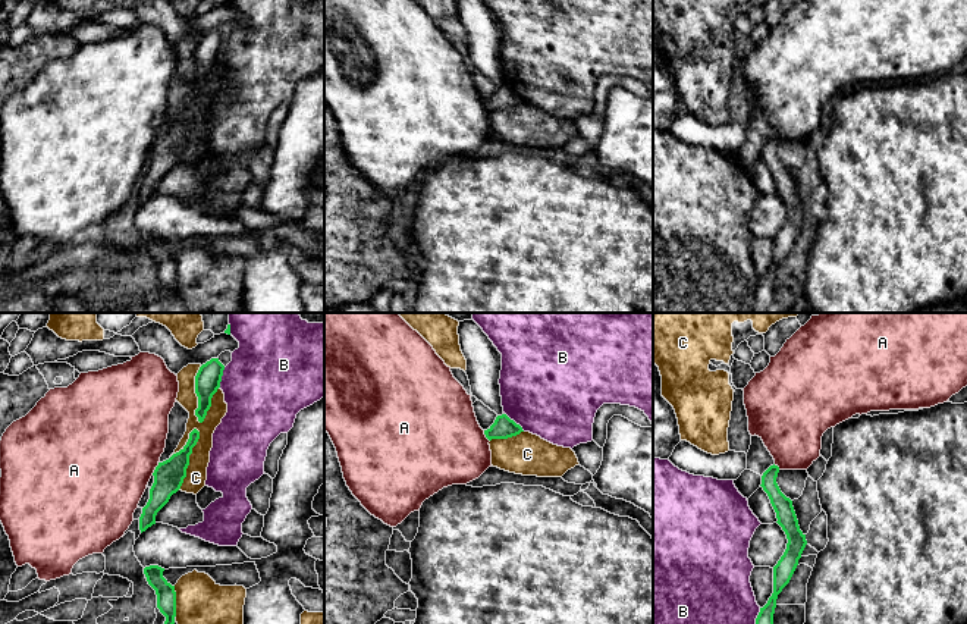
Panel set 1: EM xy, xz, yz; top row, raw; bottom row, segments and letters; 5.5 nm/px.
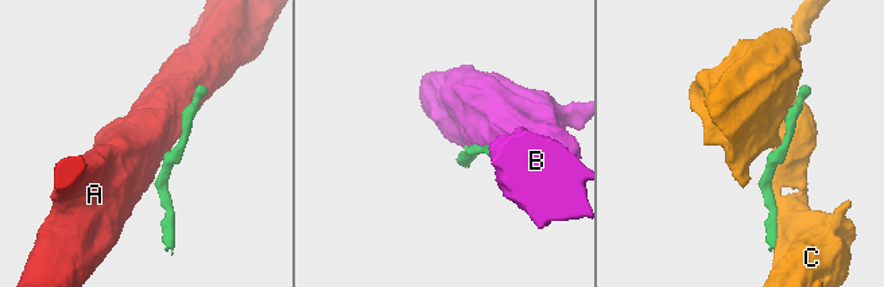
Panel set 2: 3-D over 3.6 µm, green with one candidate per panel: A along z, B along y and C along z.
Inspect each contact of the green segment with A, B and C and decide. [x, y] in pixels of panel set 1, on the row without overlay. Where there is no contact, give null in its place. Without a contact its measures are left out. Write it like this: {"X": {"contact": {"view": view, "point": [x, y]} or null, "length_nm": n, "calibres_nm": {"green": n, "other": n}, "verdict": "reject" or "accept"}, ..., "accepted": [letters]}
{"A": {"contact": {"view": "xy", "point": [156, 140]}, "length_nm": 80, "calibres_nm": {"green": 160, "other": 480}, "verdict": "reject"}, "B": {"contact": {"view": "xz", "point": [514, 93]}, "length_nm": 150, "calibres_nm": {"green": 120, "other": 480}, "verdict": "reject"}, "C": {"contact": {"view": "xy", "point": [188, 129]}, "length_nm": 360, "calibres_nm": {"green": 160, "other": 110}, "verdict": "reject"}, "accepted": []}

